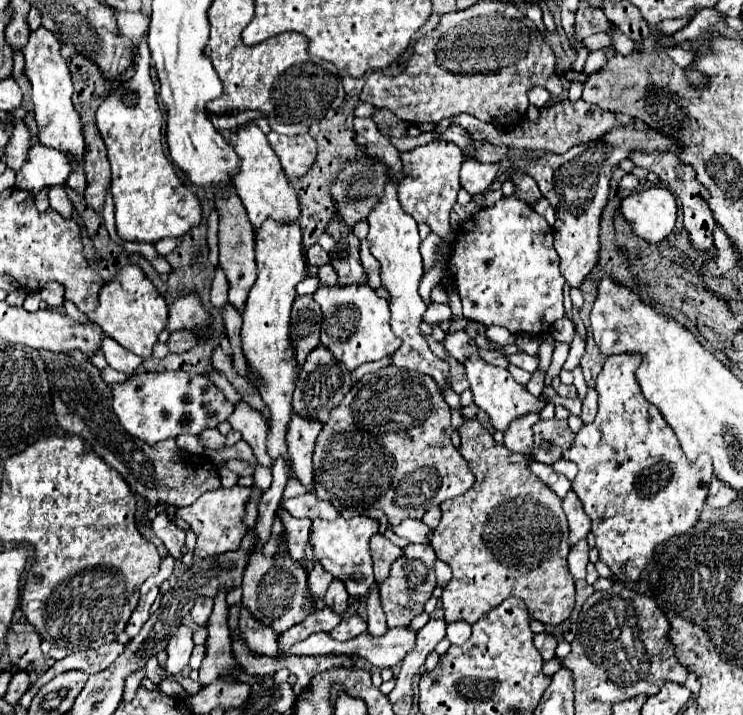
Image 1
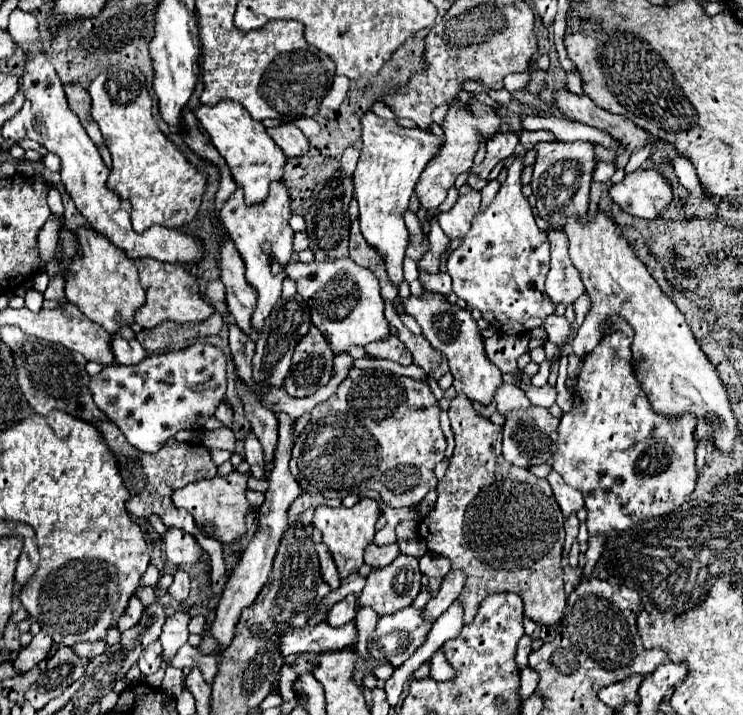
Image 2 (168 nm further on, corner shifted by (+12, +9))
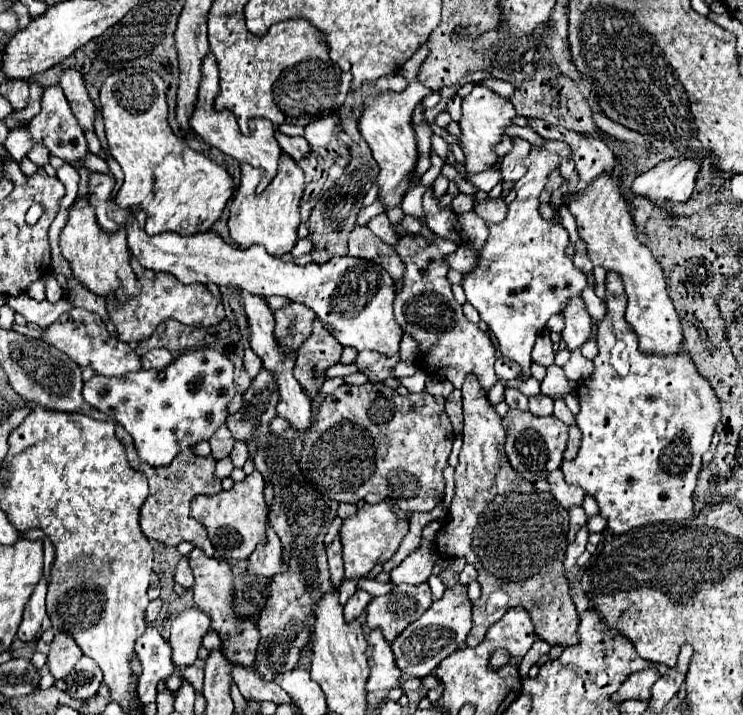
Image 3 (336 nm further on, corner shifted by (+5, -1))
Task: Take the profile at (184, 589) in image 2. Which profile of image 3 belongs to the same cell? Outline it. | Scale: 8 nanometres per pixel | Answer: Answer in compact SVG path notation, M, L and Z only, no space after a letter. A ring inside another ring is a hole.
M183 556L181 562L179 562L179 566L177 566L175 582L181 584L185 590L189 590L189 588L193 586L193 572L191 572L191 568L189 568L189 564L187 564L187 556Z

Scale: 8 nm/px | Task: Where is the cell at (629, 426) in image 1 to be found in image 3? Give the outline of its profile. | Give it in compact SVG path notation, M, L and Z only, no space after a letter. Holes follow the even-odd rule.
M607 272L607 316L597 330L599 354L595 356L595 370L585 378L577 396L581 410L575 416L583 432L579 454L567 462L563 460L561 472L567 484L581 486L585 494L593 496L599 504L601 516L607 520L607 530L623 534L631 528L645 524L659 524L667 520L687 520L693 516L693 490L701 470L701 456L709 450L719 416L719 402L709 382L693 366L689 352L675 356L643 354L637 348L637 336L625 322L625 292L623 282L615 272Z

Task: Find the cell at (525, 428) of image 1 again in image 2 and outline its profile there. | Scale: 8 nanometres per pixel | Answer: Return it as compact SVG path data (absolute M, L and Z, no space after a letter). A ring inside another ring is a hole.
M506 382L496 390L494 400L496 400L496 404L498 404L498 412L500 412L500 414L510 412L512 408L528 408L528 406L530 406L530 402L528 402L528 398L524 396L524 392L522 392L518 386L506 384Z

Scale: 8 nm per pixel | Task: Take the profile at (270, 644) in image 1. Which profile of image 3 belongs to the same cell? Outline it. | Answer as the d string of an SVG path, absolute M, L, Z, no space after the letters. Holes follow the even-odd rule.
M455 584L445 590L439 602L433 602L431 608L415 622L411 622L395 642L391 642L391 650L395 654L395 664L407 676L429 676L431 670L449 654L459 650L465 644L465 636L471 630L471 602L467 598L467 588Z

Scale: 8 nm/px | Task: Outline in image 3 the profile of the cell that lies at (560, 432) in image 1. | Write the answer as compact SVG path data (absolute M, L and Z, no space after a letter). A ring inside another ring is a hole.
M509 410L503 418L503 428L507 432L505 452L511 462L511 466L517 470L519 476L523 476L529 482L537 482L541 478L547 478L549 472L557 470L563 462L563 452L567 446L567 426L557 420L555 416L535 416L531 412L521 410Z

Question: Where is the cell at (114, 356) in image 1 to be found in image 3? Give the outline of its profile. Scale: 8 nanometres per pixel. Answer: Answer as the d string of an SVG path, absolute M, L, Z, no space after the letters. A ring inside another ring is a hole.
M155 348L155 350L149 350L147 354L141 356L141 368L163 368L167 364L171 364L175 360L175 356L163 348Z

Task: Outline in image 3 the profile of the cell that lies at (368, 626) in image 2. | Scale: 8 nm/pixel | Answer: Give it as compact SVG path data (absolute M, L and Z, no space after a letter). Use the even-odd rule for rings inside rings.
M371 630L367 644L369 644L367 658L371 668L371 676L367 680L367 692L397 688L401 672L395 666L391 646L383 638L383 634L379 634L379 630Z

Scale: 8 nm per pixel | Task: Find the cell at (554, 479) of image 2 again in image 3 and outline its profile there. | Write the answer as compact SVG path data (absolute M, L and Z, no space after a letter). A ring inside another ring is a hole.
M555 470L547 476L549 484L551 484L551 494L559 500L561 506L565 508L573 508L573 506L581 506L583 504L583 498L585 498L585 490L579 488L579 486L569 486L565 480L563 480L563 474L561 470Z

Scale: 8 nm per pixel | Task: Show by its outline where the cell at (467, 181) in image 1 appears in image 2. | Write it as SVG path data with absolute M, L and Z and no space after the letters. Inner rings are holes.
M498 132L498 136L494 136L488 146L486 146L486 160L480 166L474 166L470 170L470 174L478 174L482 180L488 178L488 174L492 172L492 168L498 162L504 162L508 158L512 158L516 154L516 146L520 144L520 136L514 132Z

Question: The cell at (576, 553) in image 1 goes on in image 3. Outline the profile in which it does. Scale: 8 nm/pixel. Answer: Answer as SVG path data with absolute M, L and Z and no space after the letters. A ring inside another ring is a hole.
M575 506L575 508L569 508L569 518L571 518L571 524L569 524L569 542L575 540L575 534L581 530L581 526L587 524L587 516L583 512L581 506Z

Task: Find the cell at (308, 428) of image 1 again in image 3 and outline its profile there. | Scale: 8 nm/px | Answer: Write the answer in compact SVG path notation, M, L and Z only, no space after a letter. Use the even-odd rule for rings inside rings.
M247 348L247 350L245 350L243 366L245 366L245 372L247 372L251 378L255 378L255 376L259 374L259 370L263 368L263 364L259 362L259 356L257 356L257 354L255 354L251 348Z

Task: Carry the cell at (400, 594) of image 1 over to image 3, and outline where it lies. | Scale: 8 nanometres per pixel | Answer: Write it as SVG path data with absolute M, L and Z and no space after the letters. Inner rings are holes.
M429 584L393 586L391 592L377 596L367 606L367 626L381 628L387 642L393 642L407 624L417 620L431 606Z

